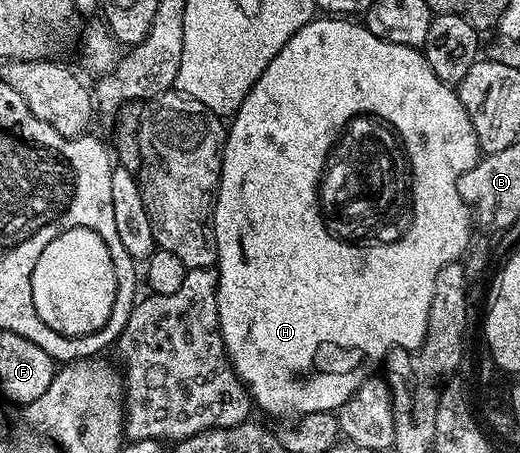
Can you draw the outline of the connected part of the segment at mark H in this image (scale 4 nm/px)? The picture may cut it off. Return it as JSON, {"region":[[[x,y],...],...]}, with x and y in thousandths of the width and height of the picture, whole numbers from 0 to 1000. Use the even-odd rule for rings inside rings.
{"region":[[[617,40],[594,44],[585,57],[577,57],[577,66],[569,66],[569,75],[562,75],[562,84],[554,84],[554,93],[546,93],[538,119],[531,119],[531,128],[523,128],[523,137],[515,137],[508,163],[500,163],[500,172],[481,194],[481,205],[473,210],[469,225],[458,236],[456,247],[450,249],[446,263],[440,267],[435,320],[427,325],[427,382],[419,395],[419,419],[412,435],[412,472],[408,479],[412,532],[419,545],[419,570],[415,576],[415,598],[419,603],[415,675],[419,678],[419,700],[423,702],[423,737],[427,740],[427,753],[435,766],[442,804],[450,812],[450,823],[454,823],[456,830],[465,837],[467,848],[473,850],[473,857],[481,865],[483,885],[487,885],[494,898],[498,892],[519,918],[558,918],[550,923],[590,918],[602,909],[642,909],[652,903],[658,892],[677,879],[681,865],[702,839],[721,828],[723,817],[719,817],[719,810],[723,810],[725,804],[729,810],[729,806],[740,797],[742,786],[752,773],[758,768],[794,773],[808,766],[808,762],[819,753],[823,684],[831,675],[835,636],[842,627],[846,596],[854,596],[854,587],[875,581],[875,576],[883,572],[881,563],[904,539],[908,470],[885,437],[885,428],[881,426],[881,397],[894,380],[908,375],[908,366],[915,366],[923,351],[923,329],[915,305],[915,289],[910,285],[908,269],[902,267],[902,256],[887,230],[887,219],[881,214],[879,201],[846,172],[838,172],[831,146],[823,146],[817,121],[813,121],[806,108],[769,102],[762,93],[738,93],[738,84],[723,84],[723,75],[710,71],[702,51],[688,49],[688,53],[679,53],[679,49],[673,46],[679,42],[673,40],[619,42],[627,44],[617,44]],[[573,371],[635,373],[621,384],[619,408],[596,408],[581,406],[581,380]]]}

